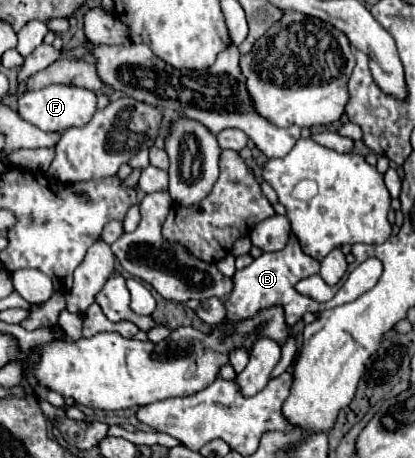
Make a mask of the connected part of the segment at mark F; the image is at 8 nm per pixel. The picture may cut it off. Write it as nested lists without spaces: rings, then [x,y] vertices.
[[[50,85],[38,91],[26,91],[18,101],[18,113],[28,123],[42,131],[62,131],[68,127],[84,127],[96,113],[96,93],[72,87],[72,85]]]

